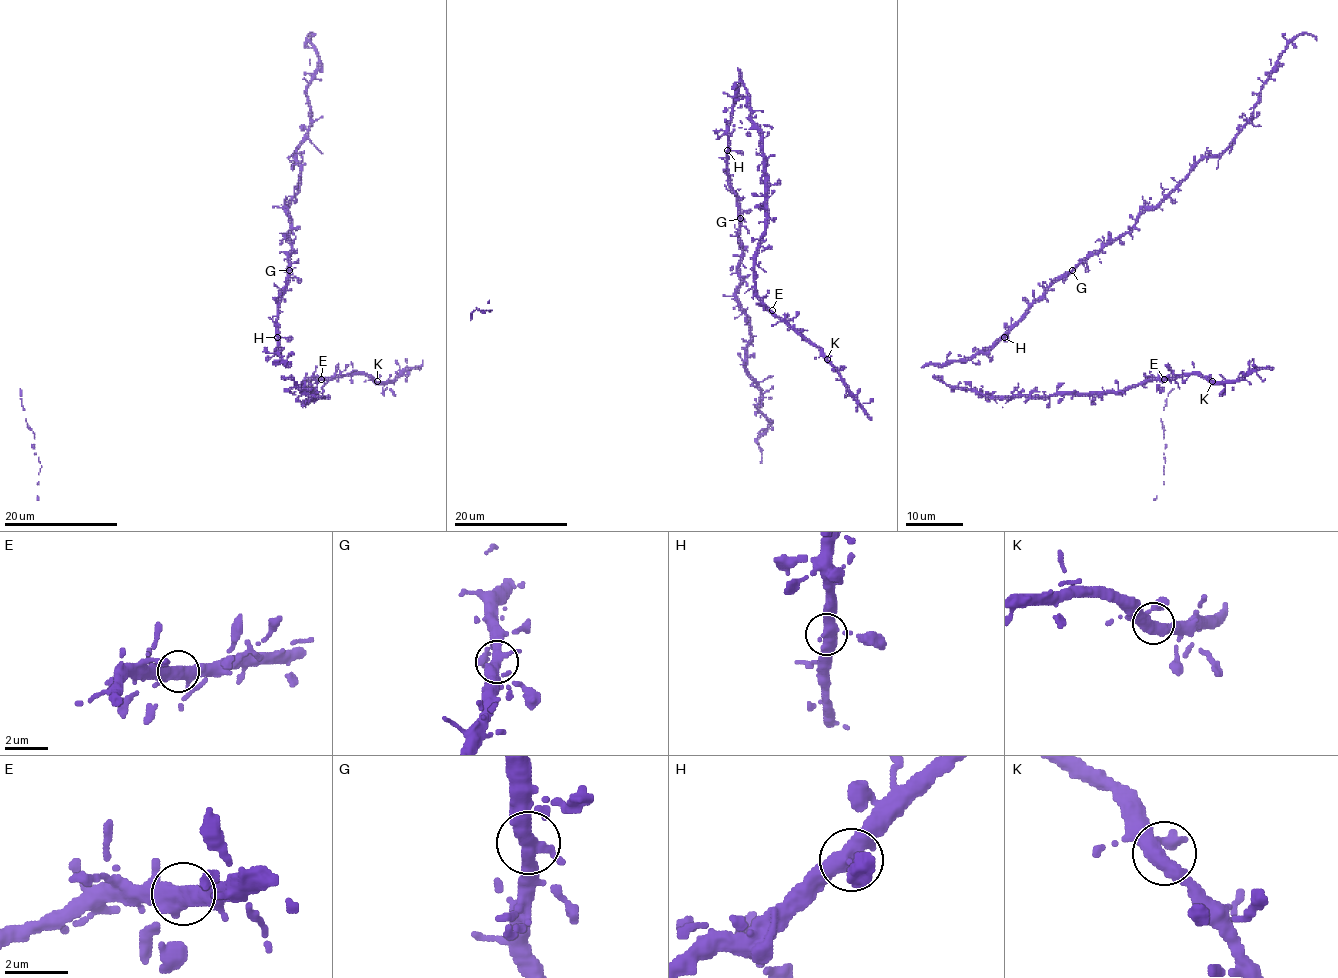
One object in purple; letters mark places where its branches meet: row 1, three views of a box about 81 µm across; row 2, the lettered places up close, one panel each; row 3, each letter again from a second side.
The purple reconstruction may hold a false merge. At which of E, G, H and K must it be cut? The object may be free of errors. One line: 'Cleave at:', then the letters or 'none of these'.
Cleave at: none of these

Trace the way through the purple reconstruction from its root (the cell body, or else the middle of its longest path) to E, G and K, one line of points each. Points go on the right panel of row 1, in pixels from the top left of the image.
E: (947, 363), (934, 366), (934, 374), (941, 381), (975, 389), (990, 396), (1107, 394), (1164, 379)
G: (947, 363), (985, 353), (1055, 282), (1072, 270)
K: (947, 363), (934, 366), (934, 374), (941, 381), (990, 396), (1107, 394), (1182, 374), (1199, 374), (1212, 381)

